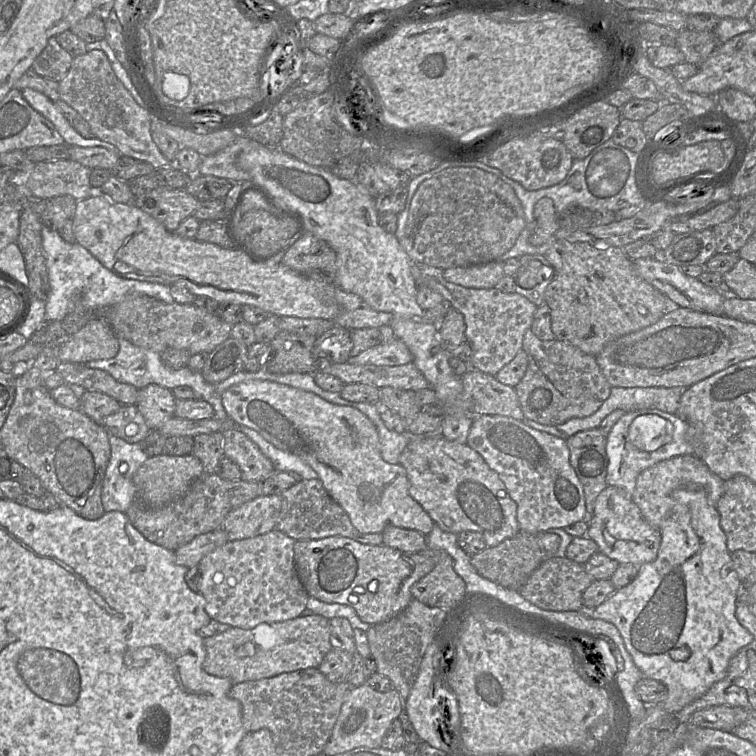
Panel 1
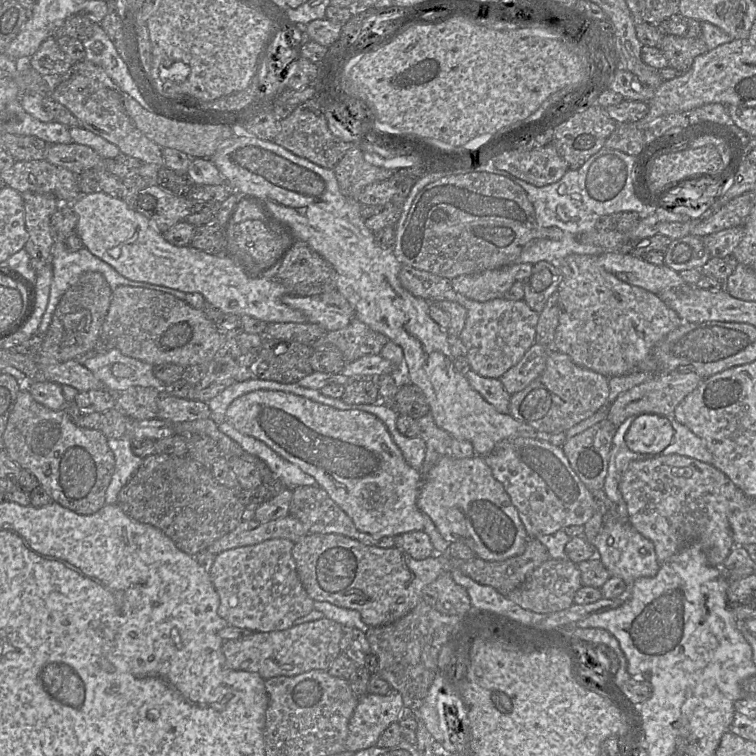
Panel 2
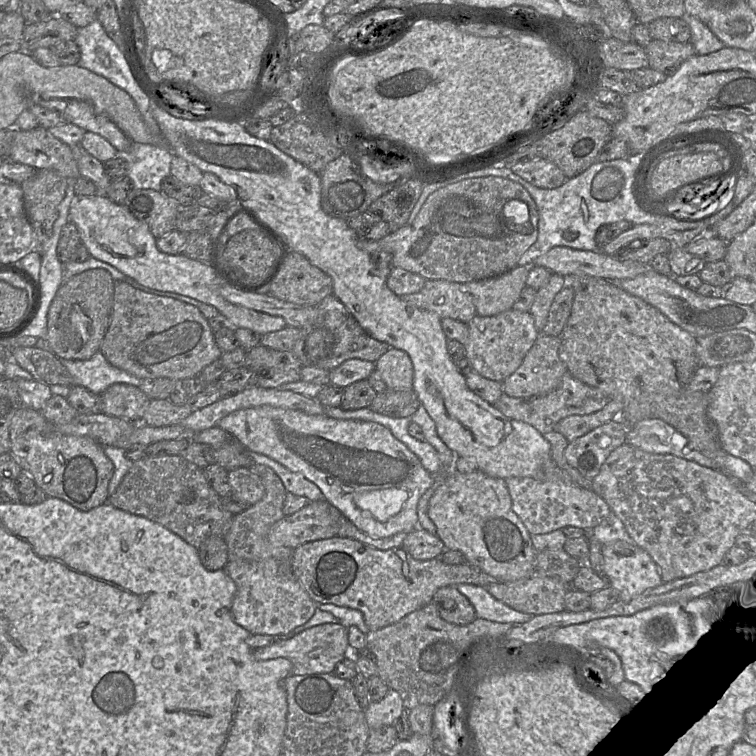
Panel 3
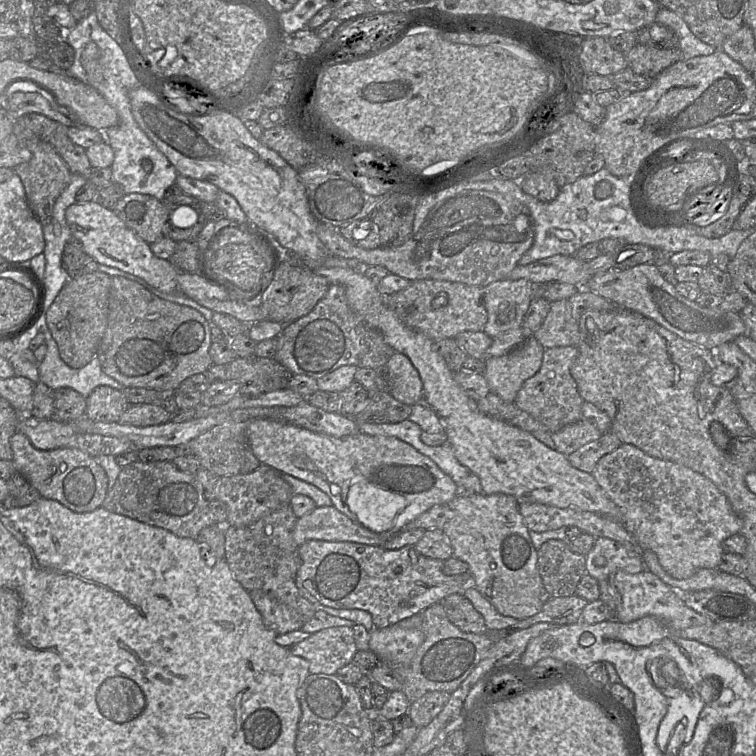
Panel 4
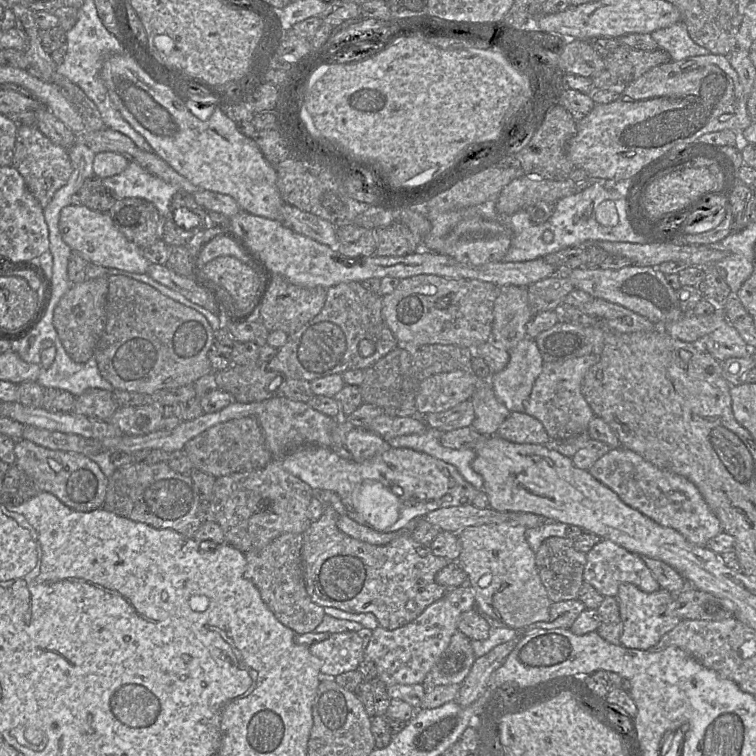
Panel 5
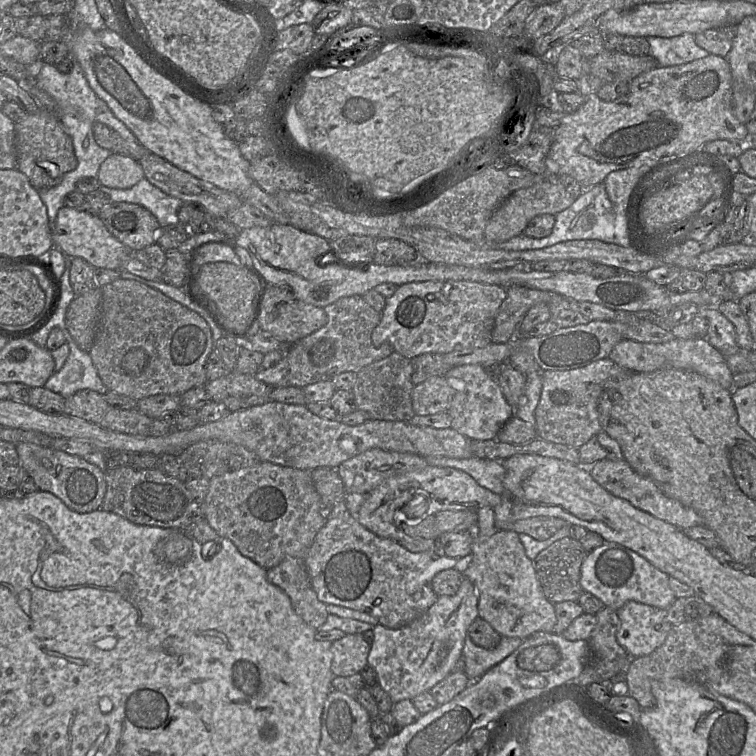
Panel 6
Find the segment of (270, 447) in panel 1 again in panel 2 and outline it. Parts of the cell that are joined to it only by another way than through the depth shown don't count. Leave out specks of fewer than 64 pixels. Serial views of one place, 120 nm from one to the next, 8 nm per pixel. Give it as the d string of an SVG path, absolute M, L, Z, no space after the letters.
M226 421L220 424L218 429L240 445L247 453L255 455L265 462L275 480L285 488L294 489L299 486L318 486L317 481L311 475L277 454L264 442L239 432Z

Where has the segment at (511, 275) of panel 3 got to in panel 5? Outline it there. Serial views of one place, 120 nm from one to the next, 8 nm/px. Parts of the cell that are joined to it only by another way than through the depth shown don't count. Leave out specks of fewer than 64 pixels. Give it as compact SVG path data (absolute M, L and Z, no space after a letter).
M500 287L493 308L491 341L509 352L527 337L526 325L530 318L527 288Z

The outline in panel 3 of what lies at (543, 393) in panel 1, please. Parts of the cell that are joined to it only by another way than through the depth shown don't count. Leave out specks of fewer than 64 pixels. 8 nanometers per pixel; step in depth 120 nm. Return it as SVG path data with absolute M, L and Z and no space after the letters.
M566 373L560 384L550 393L531 398L512 398L503 392L499 400L493 405L506 417L527 423L541 434L554 430L555 425L562 419L572 415L590 415L605 407L609 398L601 390L589 386Z

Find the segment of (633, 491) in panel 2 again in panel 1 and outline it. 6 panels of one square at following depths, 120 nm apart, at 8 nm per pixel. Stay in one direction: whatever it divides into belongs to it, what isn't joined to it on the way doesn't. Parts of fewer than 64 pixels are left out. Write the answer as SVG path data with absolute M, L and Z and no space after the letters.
M694 454L677 456L641 472L637 477L632 500L639 507L644 519L652 527L661 529L674 506L672 494L682 488L703 489L708 496L709 503L716 507L724 491L724 481L713 473L698 456Z

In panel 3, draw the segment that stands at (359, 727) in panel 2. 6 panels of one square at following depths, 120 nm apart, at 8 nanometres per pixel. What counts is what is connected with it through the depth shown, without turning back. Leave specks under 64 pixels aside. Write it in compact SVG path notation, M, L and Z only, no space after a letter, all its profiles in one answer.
M389 689L386 696L378 702L370 702L364 710L365 719L369 728L393 725L404 710L402 697L394 690Z

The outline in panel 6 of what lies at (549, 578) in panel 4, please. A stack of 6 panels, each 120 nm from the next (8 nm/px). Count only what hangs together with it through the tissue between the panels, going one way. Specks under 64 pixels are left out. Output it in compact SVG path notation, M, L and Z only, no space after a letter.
M573 538L557 540L542 550L534 559L534 568L546 598L553 604L578 601L582 594L581 566L587 555L580 541Z

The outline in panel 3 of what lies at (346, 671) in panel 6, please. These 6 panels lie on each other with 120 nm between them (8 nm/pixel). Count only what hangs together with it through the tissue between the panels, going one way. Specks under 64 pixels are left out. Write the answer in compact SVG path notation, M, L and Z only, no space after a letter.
M340 623L319 624L303 630L292 638L278 640L253 650L256 660L289 659L293 664L291 675L333 673L335 666L349 655L348 628Z

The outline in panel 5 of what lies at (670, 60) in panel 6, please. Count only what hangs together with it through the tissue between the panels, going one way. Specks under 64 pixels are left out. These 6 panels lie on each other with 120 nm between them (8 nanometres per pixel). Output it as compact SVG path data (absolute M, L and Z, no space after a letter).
M683 21L651 33L658 48L667 51L672 61L680 61L693 56L707 55L709 50L696 44L688 34Z

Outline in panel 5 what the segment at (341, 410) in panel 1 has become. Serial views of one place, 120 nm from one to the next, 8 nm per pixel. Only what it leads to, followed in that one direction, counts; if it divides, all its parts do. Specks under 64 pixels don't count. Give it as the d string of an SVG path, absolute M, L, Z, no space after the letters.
M306 446L281 459L283 468L307 483L314 491L336 493L345 507L345 514L355 522L381 533L400 530L416 518L431 511L452 506L472 505L479 490L467 482L451 464L410 448L393 448L361 463L346 460L331 448Z

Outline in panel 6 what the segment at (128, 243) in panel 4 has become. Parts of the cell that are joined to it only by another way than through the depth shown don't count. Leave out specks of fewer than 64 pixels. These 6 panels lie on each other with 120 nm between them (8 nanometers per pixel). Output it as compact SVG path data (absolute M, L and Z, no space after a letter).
M67 206L58 211L52 241L66 256L81 257L95 268L118 270L132 252L107 230L98 215Z

